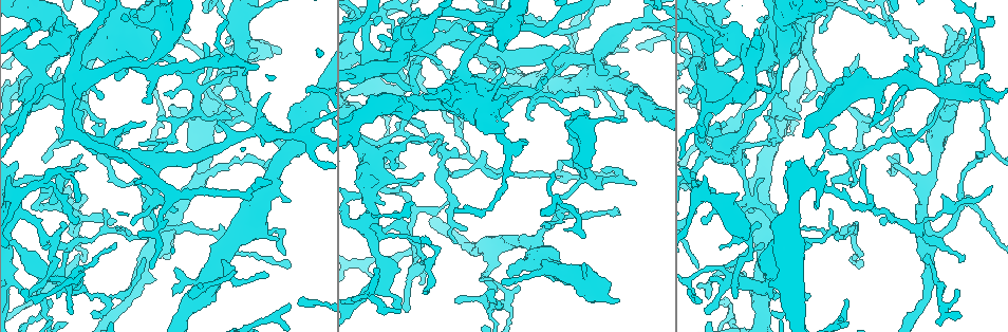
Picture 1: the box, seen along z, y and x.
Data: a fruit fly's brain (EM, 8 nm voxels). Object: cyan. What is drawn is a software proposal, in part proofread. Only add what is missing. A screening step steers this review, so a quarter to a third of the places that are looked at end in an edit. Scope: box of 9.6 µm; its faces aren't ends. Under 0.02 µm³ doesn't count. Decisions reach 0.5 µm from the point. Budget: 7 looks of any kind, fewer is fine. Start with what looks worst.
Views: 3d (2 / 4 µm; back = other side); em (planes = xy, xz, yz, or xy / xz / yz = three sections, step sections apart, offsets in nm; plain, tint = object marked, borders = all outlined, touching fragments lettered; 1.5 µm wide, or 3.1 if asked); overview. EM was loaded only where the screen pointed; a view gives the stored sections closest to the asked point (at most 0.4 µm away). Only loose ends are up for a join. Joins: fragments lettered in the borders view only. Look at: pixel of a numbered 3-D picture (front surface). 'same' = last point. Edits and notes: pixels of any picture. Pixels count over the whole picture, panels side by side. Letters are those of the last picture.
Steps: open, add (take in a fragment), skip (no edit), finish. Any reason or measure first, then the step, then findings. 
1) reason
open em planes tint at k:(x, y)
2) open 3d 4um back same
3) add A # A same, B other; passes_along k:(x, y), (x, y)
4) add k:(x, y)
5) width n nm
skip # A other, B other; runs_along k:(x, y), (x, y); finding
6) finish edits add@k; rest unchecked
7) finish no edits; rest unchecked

branch stops here
open em yz step 8 plain at 1:(230, 109)

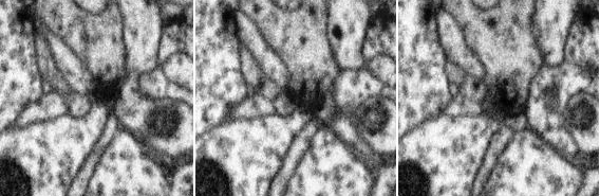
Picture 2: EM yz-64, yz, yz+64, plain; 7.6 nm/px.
open em yz step 8 borders same

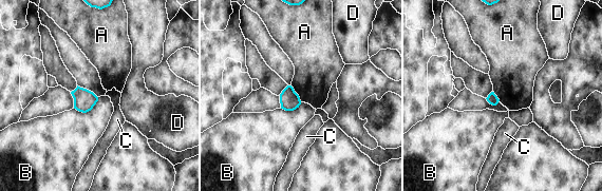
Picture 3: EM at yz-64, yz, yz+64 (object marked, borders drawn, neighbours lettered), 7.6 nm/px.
skip # A other, B other, C other, D other; border 3:(290, 86), (301, 101); none of them fits

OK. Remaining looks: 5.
thin end
open 3d 2um at 1:(421, 282)

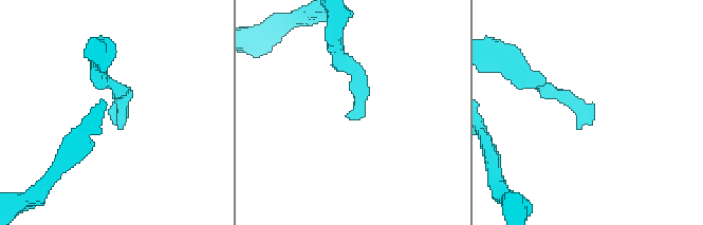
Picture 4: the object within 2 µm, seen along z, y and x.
shape alone is not enough
open em xy step 4 borders at 4:(355, 107)

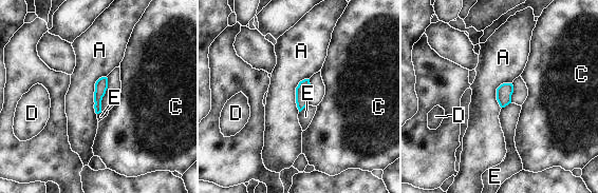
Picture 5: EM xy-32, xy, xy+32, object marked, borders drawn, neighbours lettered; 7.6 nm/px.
skip # A other, C other, D other, E other; none of them fits

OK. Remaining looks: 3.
free end
open 3d 4um at 1:(64, 247)

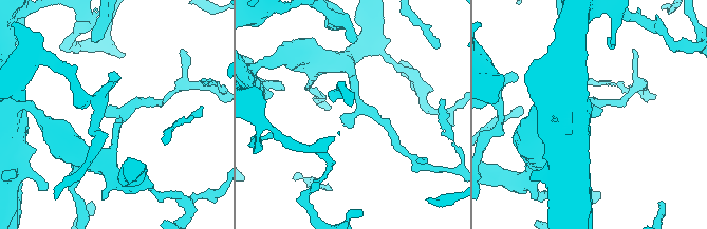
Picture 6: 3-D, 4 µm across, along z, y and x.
now the EM
open em yz step 8 borders at 6:(114, 108)

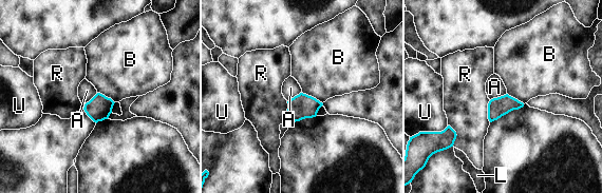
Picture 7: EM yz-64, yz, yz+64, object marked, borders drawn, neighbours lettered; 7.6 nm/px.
another direction
open em planes borders same

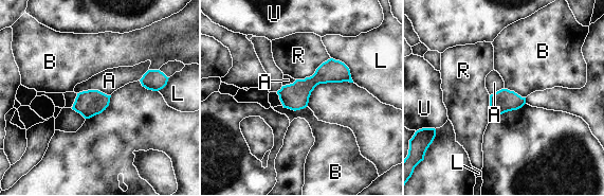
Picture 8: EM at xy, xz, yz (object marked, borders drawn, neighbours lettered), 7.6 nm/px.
skip # A other, B other, L other, R other, U other; border 8:(77, 92), (99, 90), (110, 95); no lettered fragment goes on from it

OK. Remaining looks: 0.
finish no edits; rest unchecked

